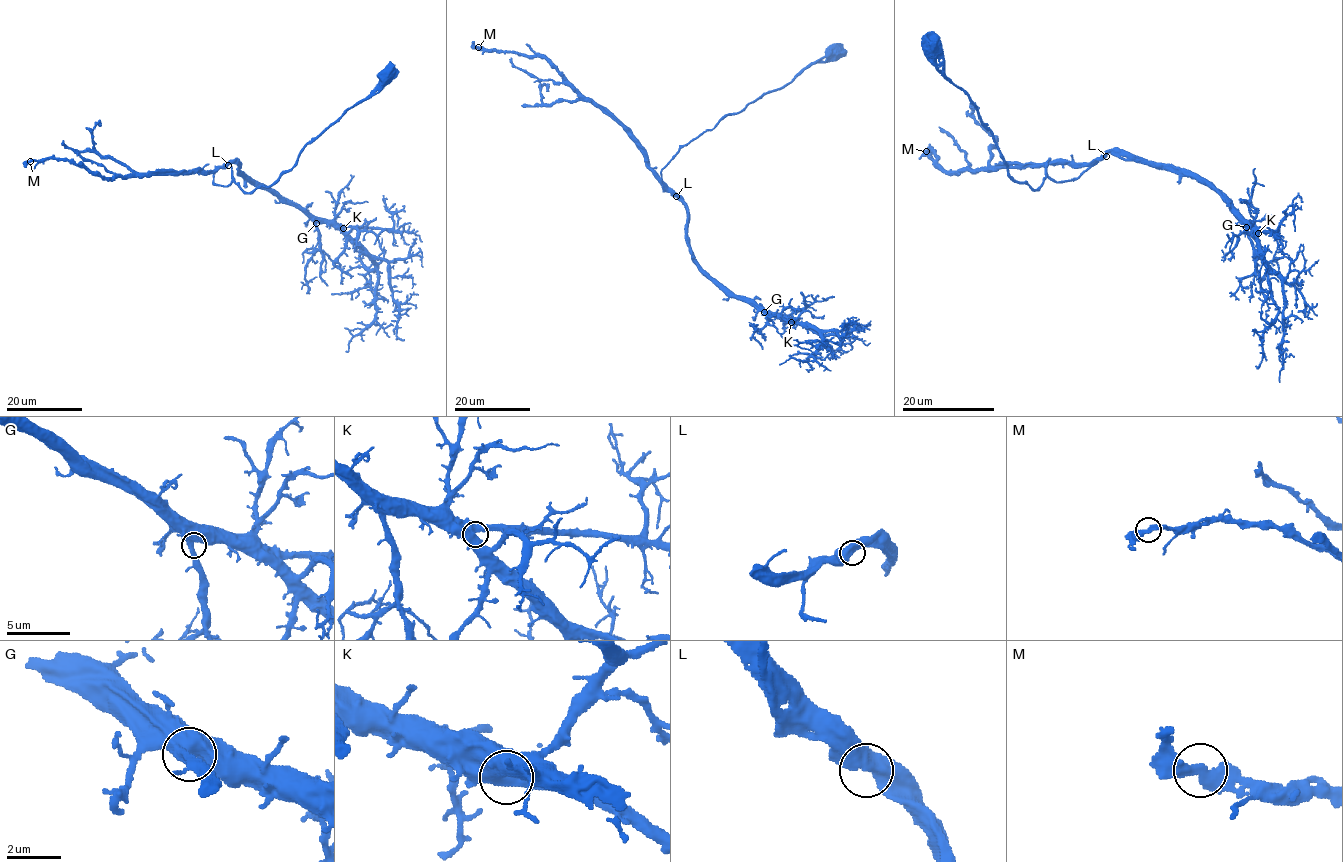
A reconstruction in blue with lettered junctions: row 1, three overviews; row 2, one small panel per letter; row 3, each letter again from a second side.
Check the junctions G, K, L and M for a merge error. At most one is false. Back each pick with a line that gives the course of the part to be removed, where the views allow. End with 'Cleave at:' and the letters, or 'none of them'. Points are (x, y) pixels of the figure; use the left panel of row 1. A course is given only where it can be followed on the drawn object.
Cleave at: none of them

